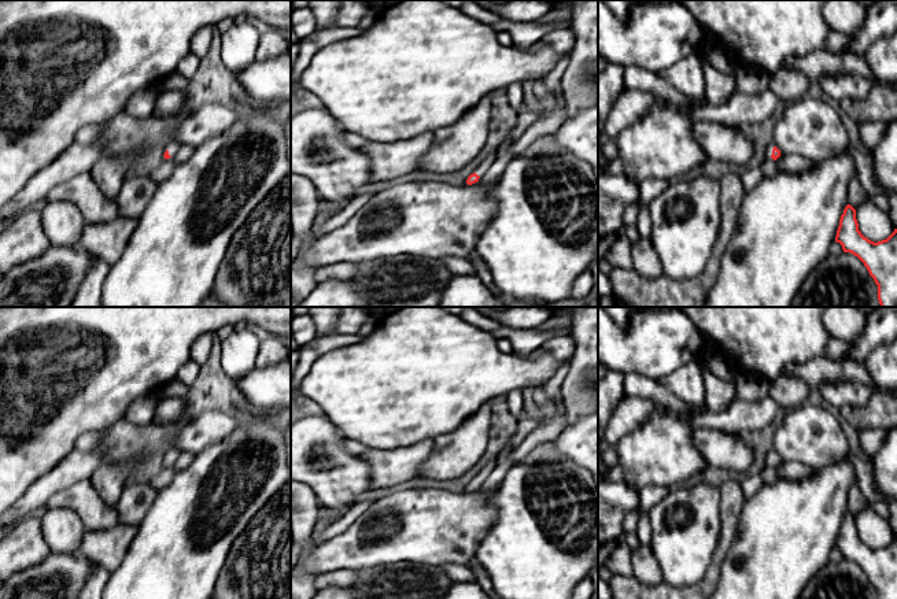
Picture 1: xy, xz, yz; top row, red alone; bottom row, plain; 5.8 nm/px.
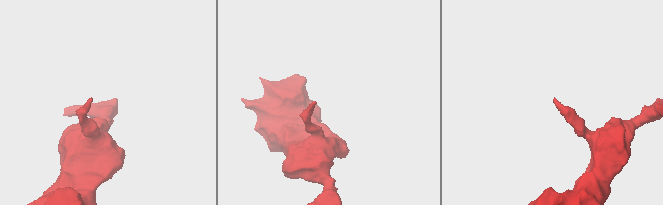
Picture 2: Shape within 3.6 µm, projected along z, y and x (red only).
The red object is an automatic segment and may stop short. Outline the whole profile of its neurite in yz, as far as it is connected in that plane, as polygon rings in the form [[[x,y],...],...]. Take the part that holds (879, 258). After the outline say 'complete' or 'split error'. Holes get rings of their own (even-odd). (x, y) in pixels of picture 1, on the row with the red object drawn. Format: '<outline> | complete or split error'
[[[848,204],[839,219],[835,241],[844,252],[857,256],[878,285],[881,307],[897,307],[897,229],[882,241],[874,243],[859,230],[856,210]]] | complete

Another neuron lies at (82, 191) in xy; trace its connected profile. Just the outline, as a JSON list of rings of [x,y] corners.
[[[89,171],[58,184],[48,192],[41,206],[59,200],[74,204],[88,225],[106,223],[121,218],[117,197],[108,199]]]

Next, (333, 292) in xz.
[[[325,280],[298,304],[298,307],[373,307],[358,293],[351,280]]]

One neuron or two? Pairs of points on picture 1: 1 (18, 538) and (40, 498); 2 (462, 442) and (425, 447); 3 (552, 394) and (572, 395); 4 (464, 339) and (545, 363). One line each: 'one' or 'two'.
1: two
2: two
3: two
4: one

